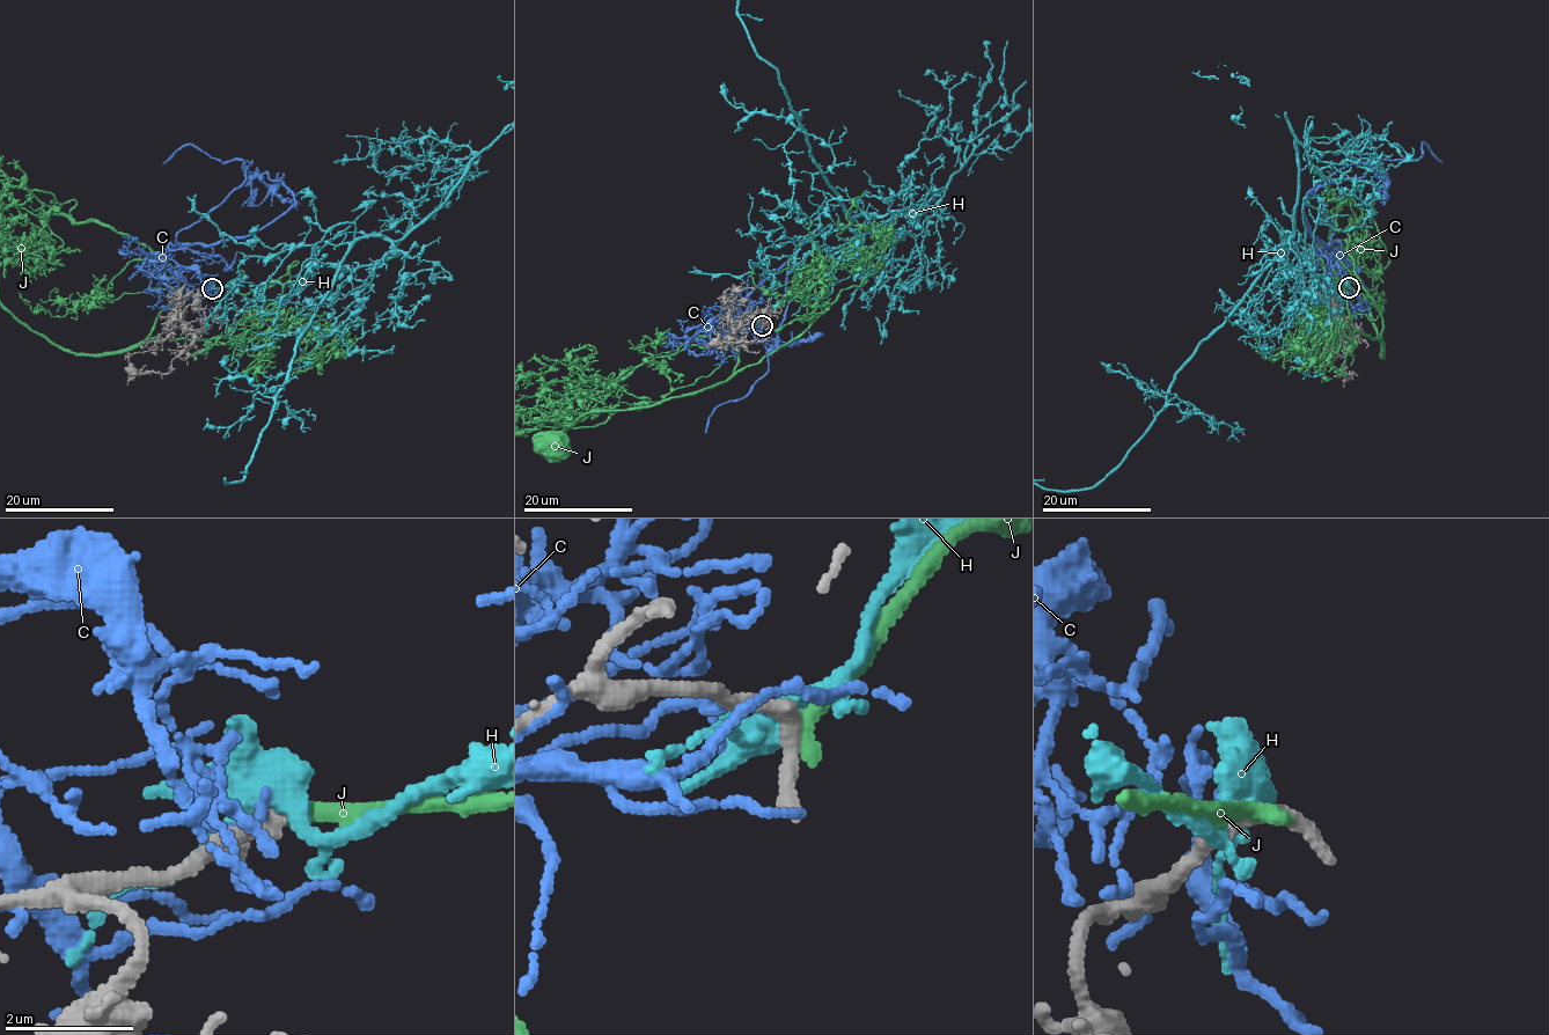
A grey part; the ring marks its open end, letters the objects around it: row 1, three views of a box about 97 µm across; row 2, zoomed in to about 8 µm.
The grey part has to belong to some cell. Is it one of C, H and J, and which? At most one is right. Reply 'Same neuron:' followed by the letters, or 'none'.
Same neuron: J

